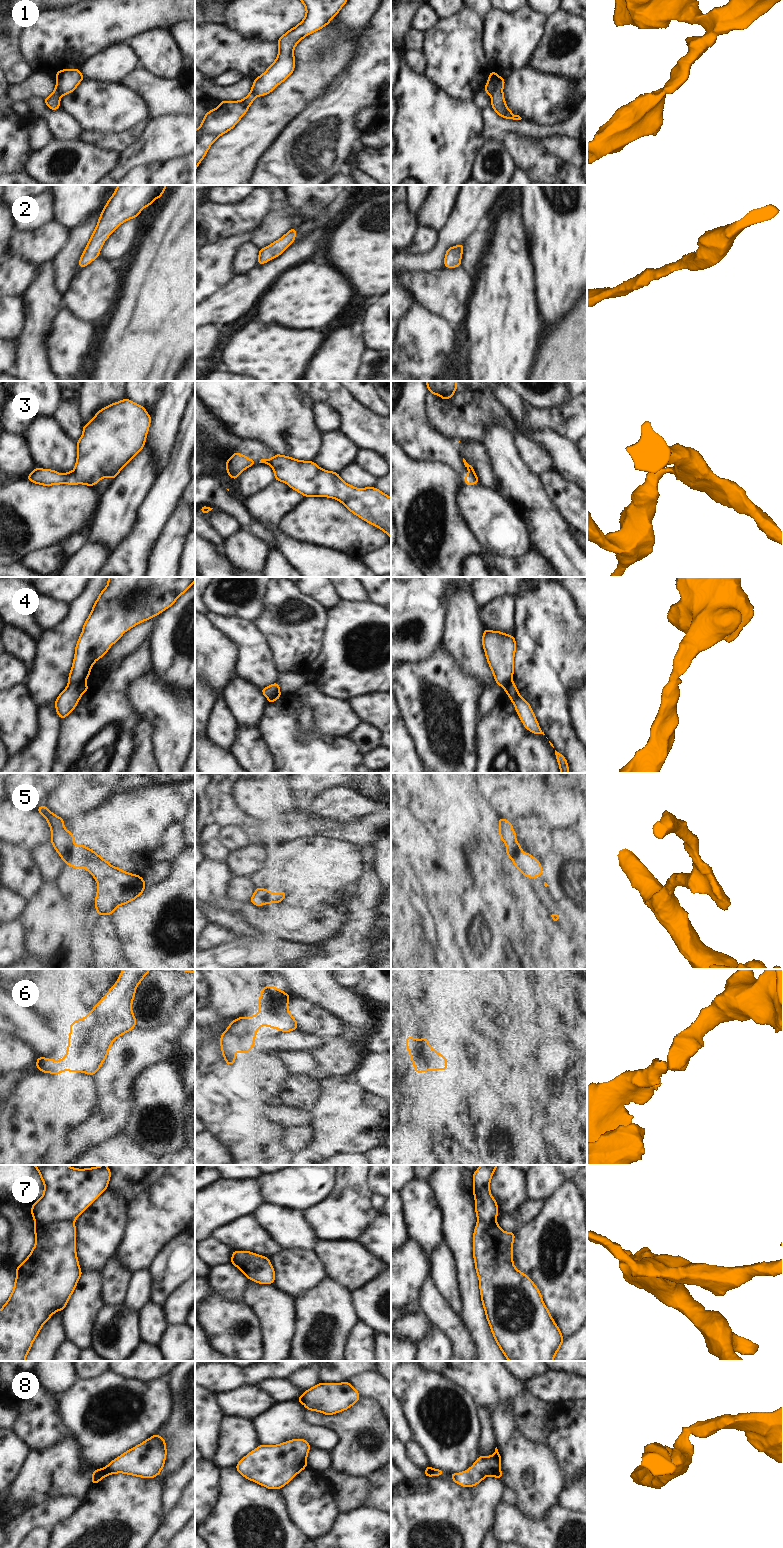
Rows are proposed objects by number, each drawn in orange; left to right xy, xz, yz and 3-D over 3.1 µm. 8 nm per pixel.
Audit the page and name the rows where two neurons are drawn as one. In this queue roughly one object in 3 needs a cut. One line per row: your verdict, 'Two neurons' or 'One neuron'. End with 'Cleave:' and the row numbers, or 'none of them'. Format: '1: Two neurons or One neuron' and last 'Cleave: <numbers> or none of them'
1: Two neurons
2: One neuron
3: Two neurons
4: Two neurons
5: One neuron
6: One neuron
7: Two neurons
8: Two neurons
Cleave: 1, 3, 4, 7, 8.

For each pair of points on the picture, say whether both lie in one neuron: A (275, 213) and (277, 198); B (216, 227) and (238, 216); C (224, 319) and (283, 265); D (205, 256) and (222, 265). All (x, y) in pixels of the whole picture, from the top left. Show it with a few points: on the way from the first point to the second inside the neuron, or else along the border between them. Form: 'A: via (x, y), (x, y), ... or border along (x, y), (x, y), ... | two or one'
A: via (276, 209), (276, 202) | one
B: via (221, 222), (228, 222), (233, 219) | one
C: via (236, 304), (268, 272) | one
D: via (209, 260), (215, 260), (218, 263) | one

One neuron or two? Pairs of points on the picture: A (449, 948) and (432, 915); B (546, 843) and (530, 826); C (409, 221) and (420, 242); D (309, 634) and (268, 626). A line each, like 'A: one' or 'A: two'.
A: one
B: one
C: two
D: one

